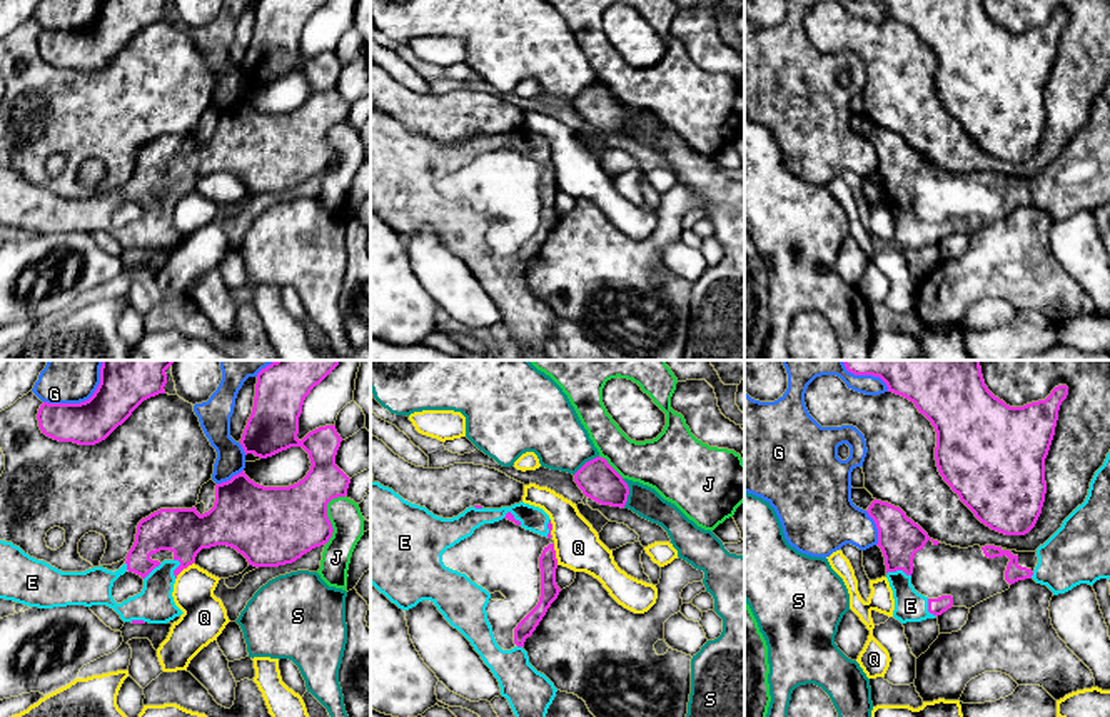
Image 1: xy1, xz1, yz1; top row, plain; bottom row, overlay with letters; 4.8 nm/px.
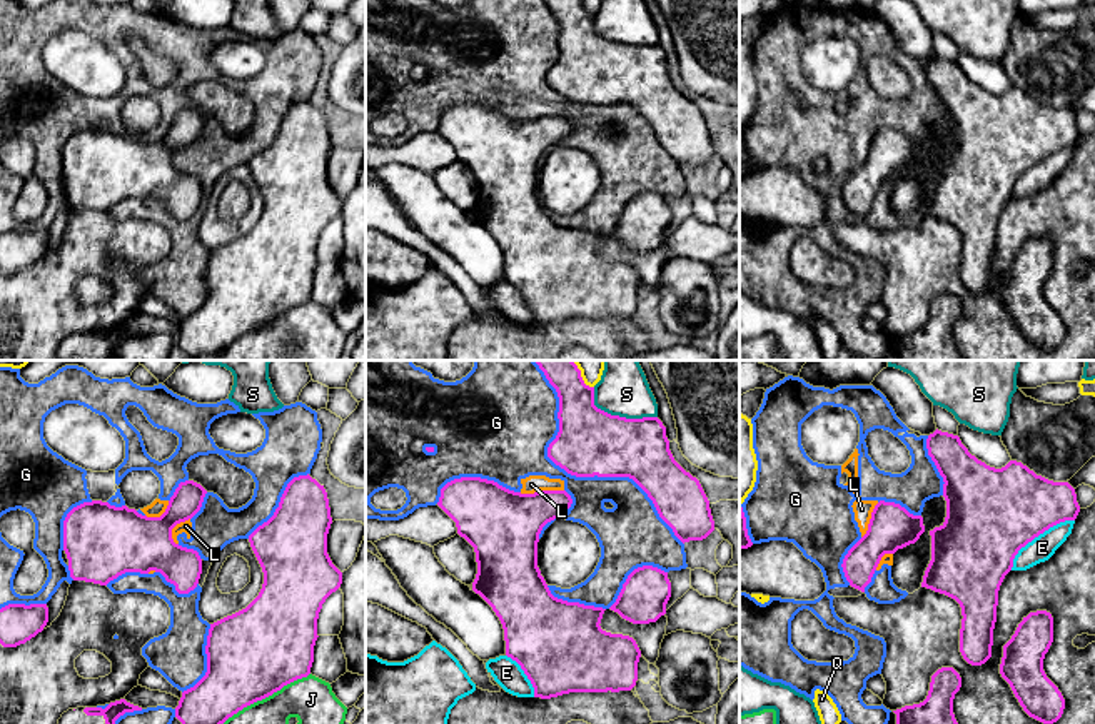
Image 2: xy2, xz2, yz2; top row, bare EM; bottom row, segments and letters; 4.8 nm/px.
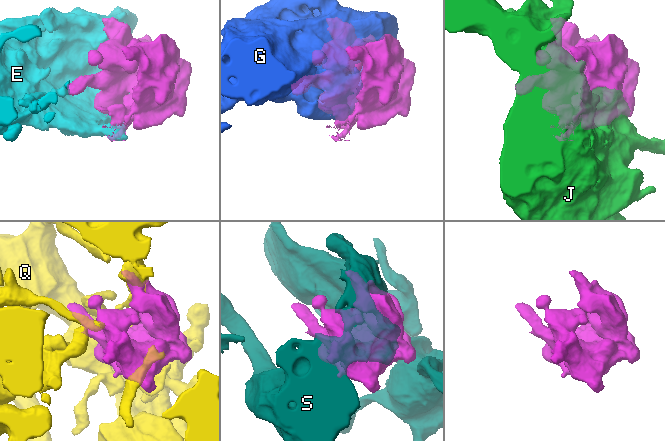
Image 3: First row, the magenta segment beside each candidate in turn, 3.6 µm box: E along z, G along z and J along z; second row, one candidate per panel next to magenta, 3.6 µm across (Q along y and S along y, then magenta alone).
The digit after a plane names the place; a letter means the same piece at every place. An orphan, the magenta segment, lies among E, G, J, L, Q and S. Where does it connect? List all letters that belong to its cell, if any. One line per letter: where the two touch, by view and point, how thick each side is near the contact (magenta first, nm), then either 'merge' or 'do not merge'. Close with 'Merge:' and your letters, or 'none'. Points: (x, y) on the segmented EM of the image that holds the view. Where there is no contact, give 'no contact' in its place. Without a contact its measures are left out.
E: yz2 (1037, 536) | 440/120 nm | merge
G: xz2 (575, 474) | 320/190 nm | do not merge
J: xy2 (266, 696) | 420/220 nm | do not merge
L: xz2 (541, 491) | 360/90 nm | do not merge
Q: xz1 (554, 554) | 90/220 nm | do not merge
S: xz2 (618, 416) | 320/240 nm | do not merge
Merge: E

